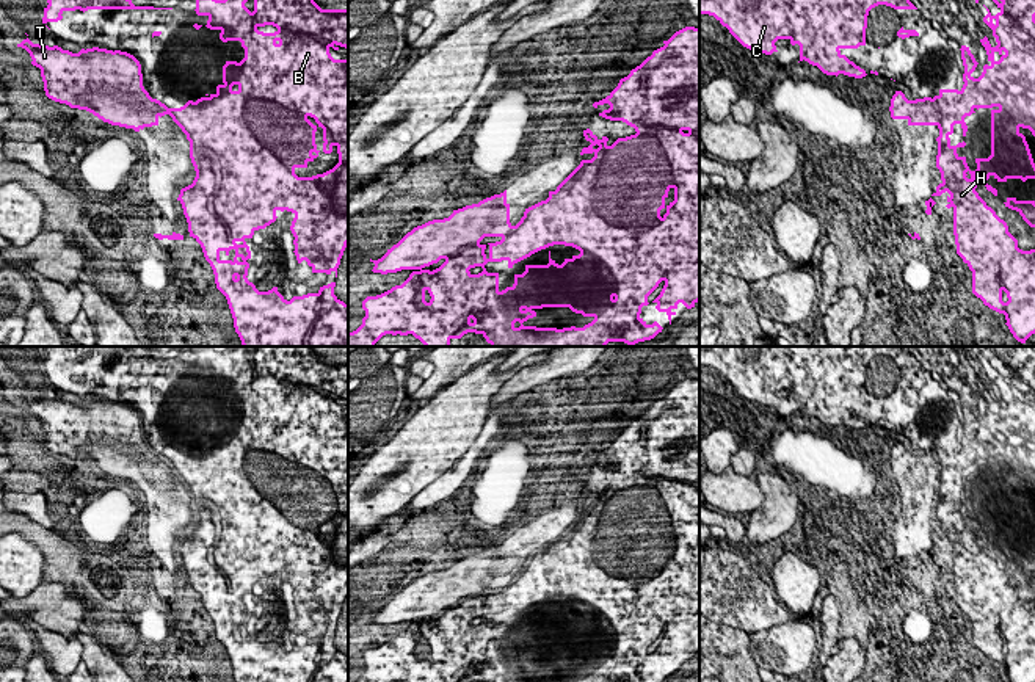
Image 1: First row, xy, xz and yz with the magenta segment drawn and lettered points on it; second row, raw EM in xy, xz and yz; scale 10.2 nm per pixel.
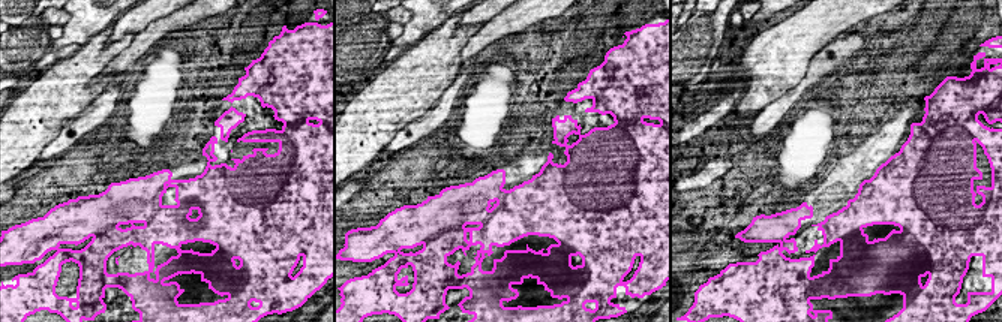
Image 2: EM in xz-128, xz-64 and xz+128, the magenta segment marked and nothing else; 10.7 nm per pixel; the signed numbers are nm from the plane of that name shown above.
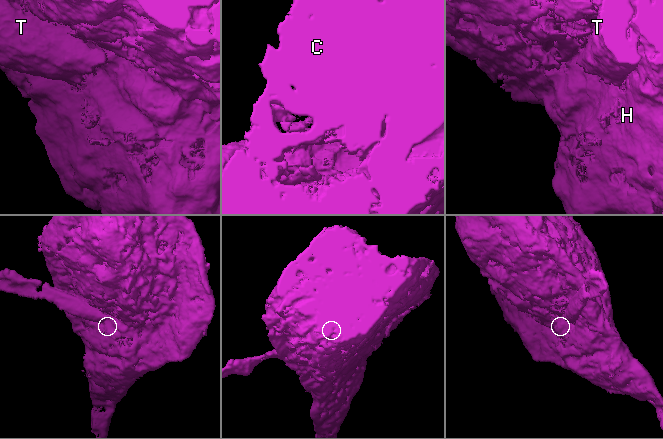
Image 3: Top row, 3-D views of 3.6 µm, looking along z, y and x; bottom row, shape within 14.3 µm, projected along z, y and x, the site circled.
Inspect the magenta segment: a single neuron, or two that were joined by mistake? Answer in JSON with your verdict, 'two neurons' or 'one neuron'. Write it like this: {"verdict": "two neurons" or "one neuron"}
{"verdict": "two neurons"}

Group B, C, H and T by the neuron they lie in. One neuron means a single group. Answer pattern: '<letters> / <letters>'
B C H / T

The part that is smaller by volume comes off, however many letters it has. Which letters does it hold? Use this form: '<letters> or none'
T

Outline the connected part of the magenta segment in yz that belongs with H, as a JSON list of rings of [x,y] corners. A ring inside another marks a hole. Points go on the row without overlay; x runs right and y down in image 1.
[[[990,346],[1000,361],[996,367],[990,364],[983,373],[993,381],[997,397],[993,398],[985,387],[980,390],[986,401],[990,417],[983,417],[979,430],[971,425],[977,419],[977,412],[969,398],[961,397],[961,411],[964,417],[963,439],[939,441],[939,445],[916,453],[936,455],[939,480],[936,519],[941,524],[941,535],[936,538],[933,547],[947,547],[947,560],[953,560],[953,586],[957,605],[972,622],[972,644],[983,652],[990,660],[1004,665],[1010,682],[1035,682],[1035,600],[1022,602],[1018,599],[1018,591],[1008,583],[1008,577],[975,542],[977,528],[985,533],[988,542],[997,547],[997,541],[986,535],[993,527],[997,533],[1008,530],[1035,530],[1035,514],[1019,480],[1029,480],[1035,488],[1035,346],[1004,346],[997,353]],[[974,461],[991,461],[991,506],[988,510],[975,510],[977,521],[971,522],[966,508],[957,505],[958,499],[966,494],[950,495],[953,477],[960,475],[963,488],[966,488],[966,467],[975,464]]]

